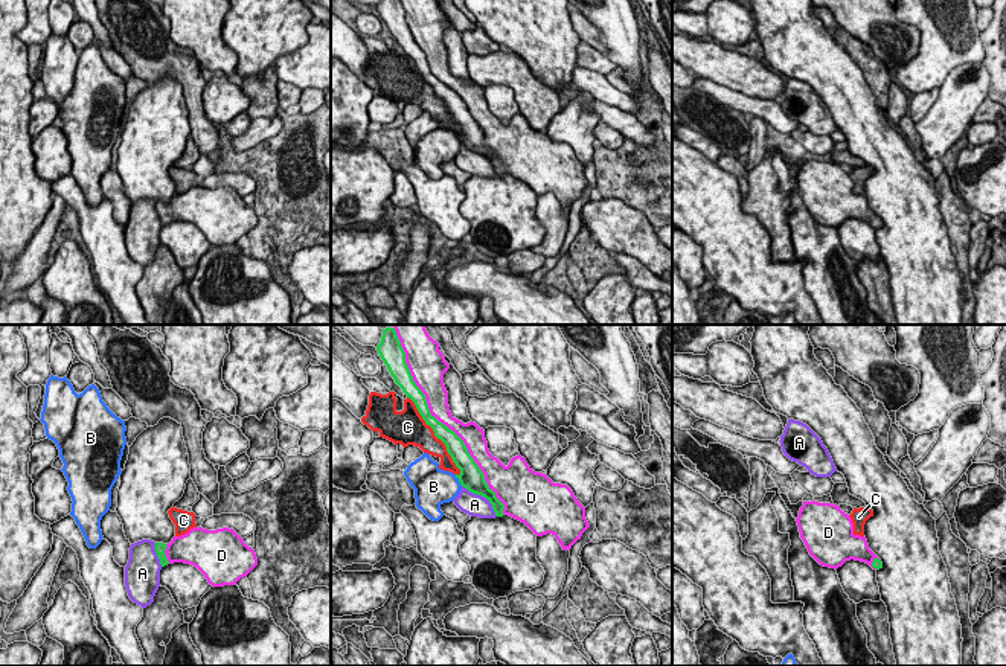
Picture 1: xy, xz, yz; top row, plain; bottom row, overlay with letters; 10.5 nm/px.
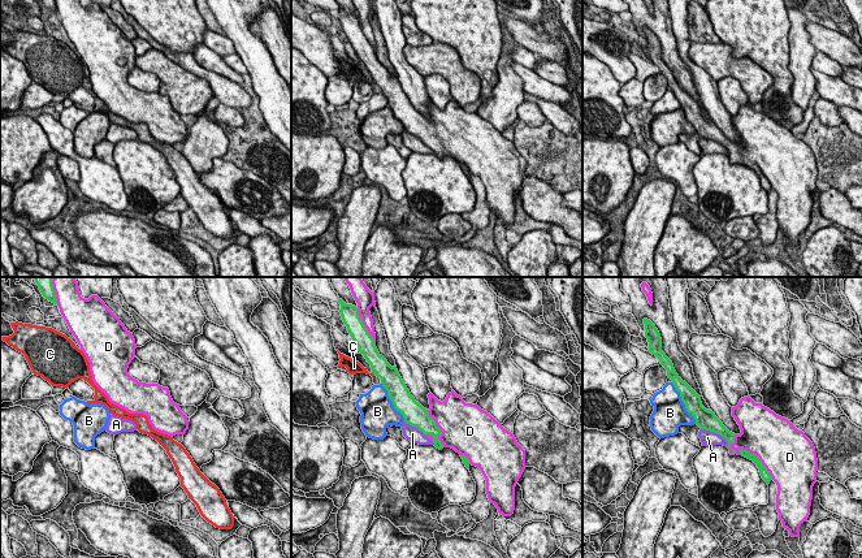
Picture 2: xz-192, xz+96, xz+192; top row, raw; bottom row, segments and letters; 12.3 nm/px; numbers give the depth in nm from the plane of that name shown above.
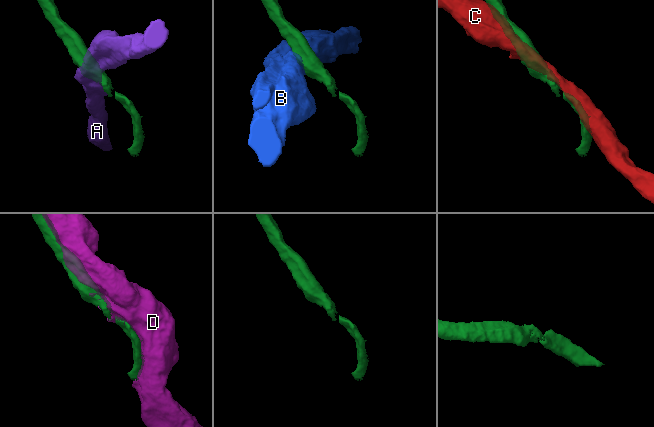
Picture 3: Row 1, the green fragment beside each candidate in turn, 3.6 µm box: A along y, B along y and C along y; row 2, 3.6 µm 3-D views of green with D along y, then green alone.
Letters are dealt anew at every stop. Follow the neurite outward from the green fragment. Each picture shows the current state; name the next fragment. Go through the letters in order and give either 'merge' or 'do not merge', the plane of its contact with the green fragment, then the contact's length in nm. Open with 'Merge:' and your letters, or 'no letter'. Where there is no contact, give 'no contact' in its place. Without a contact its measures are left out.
Merge: D
A: do not merge; contact in xz; length 500 nm
B: do not merge; contact in xz; length 150 nm
C: do not merge; contact in xz; length 1000 nm
D: merge; contact in xz; length 2300 nm

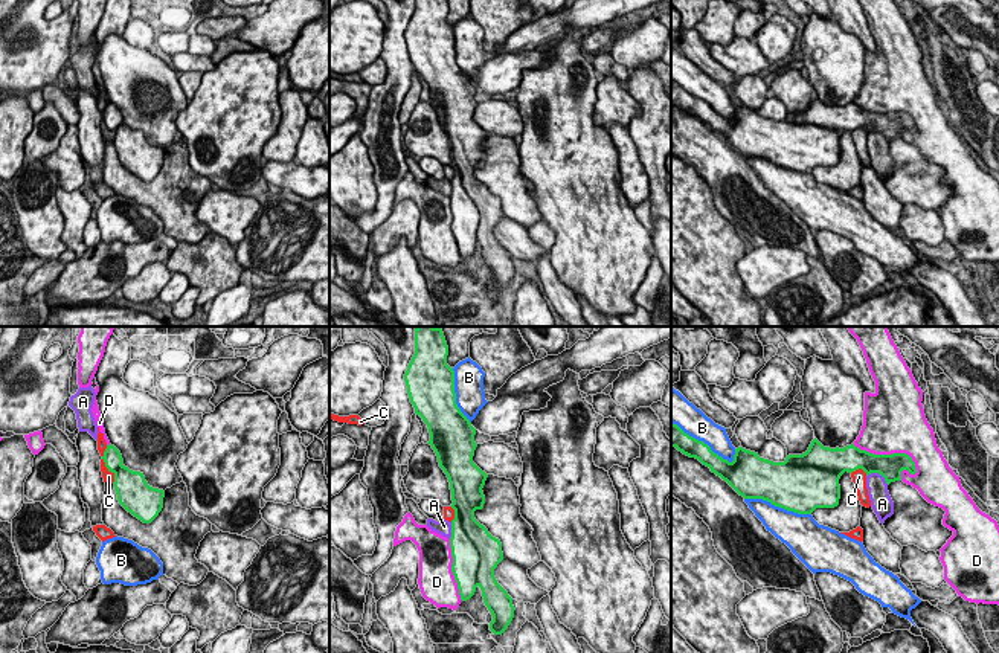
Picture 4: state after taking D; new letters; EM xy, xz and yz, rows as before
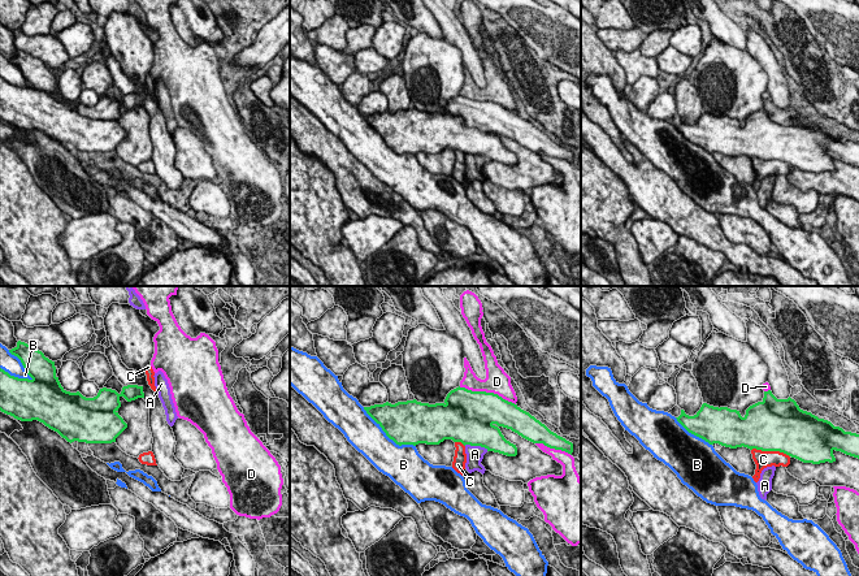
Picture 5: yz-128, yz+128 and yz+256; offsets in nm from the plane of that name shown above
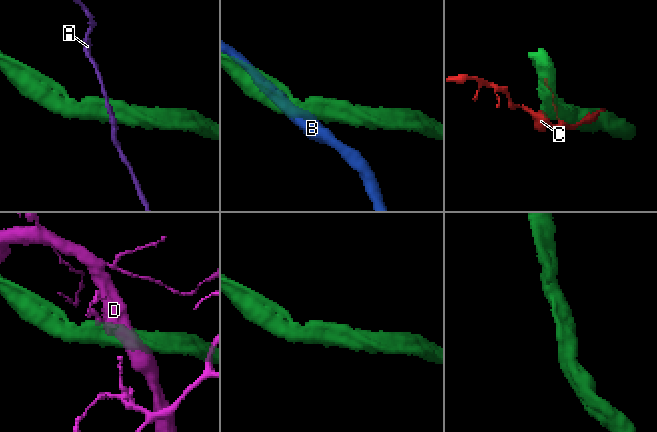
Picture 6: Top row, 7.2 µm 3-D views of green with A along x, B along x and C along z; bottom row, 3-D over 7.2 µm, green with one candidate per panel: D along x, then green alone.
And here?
Merge: no letter
A: do not merge; contact in yz; length 260 nm
B: do not merge; contact in yz; length 800 nm
C: do not merge; contact in xy; length 400 nm
D: do not merge; contact in yz; length 750 nm

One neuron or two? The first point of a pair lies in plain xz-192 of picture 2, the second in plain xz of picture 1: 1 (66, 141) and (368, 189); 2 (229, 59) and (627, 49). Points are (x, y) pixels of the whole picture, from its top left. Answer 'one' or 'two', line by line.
1: two
2: two

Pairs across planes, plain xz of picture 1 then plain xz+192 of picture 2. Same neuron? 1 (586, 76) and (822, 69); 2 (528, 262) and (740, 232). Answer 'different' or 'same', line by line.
1: same
2: same

